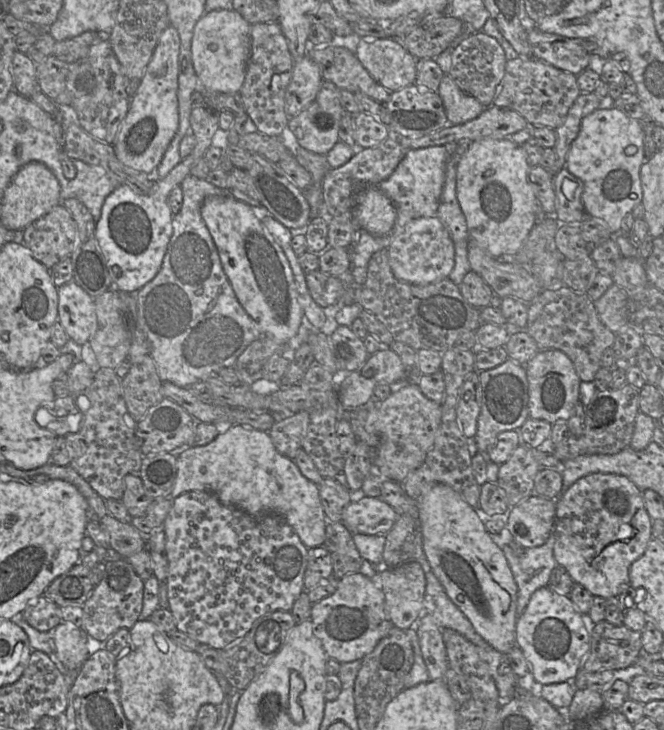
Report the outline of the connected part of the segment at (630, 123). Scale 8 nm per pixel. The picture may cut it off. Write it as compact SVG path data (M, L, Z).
M597 109L582 119L579 133L566 155L565 168L583 182L581 199L585 211L589 216L604 220L612 233L620 233L622 219L642 200L640 168L643 164L644 135L638 120L620 110Z

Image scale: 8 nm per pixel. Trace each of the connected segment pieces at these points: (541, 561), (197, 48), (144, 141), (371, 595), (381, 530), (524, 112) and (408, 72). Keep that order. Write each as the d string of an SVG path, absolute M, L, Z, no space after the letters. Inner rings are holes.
M554 530L541 546L526 548L517 556L511 547L497 546L503 551L514 581L517 585L516 613L519 617L525 610L531 595L549 584L551 571L558 565L554 556Z
M232 8L205 12L198 20L193 32L191 54L196 75L207 89L239 93L250 55L250 29L251 24Z
M171 25L162 32L129 111L122 121L113 146L116 157L124 165L145 173L157 169L179 128L178 72L180 37Z
M349 573L339 578L339 584L332 595L312 604L311 621L313 632L321 640L328 657L339 663L362 659L373 651L393 627L377 580L361 573Z
M364 497L351 502L342 513L341 523L352 534L386 534L395 524L397 513L379 498Z
M518 56L507 60L504 77L493 105L518 112L529 124L556 129L563 124L569 109L580 94L577 75L533 57Z
M360 38L355 54L376 82L389 92L415 83L417 59L394 38Z

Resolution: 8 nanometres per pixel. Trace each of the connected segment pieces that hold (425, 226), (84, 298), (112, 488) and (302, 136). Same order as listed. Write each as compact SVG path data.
M422 217L409 221L403 232L393 239L387 251L394 276L413 285L427 285L445 279L454 267L454 243L438 217Z
M74 280L58 287L58 322L77 344L89 342L97 329L95 298Z
M98 367L92 384L83 395L73 395L82 413L80 429L64 436L71 466L103 499L121 500L123 478L129 473L138 474L142 464L143 440L135 435L137 422L127 410L121 379L115 370Z
M323 80L314 102L289 119L288 129L300 146L326 156L340 141L338 131L344 113L340 104L340 89Z

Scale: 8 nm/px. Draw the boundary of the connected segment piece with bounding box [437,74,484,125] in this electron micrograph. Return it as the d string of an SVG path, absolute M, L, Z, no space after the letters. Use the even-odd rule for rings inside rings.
M444 74L437 93L443 101L450 125L468 122L479 116L484 109L475 97L462 91L449 75Z

